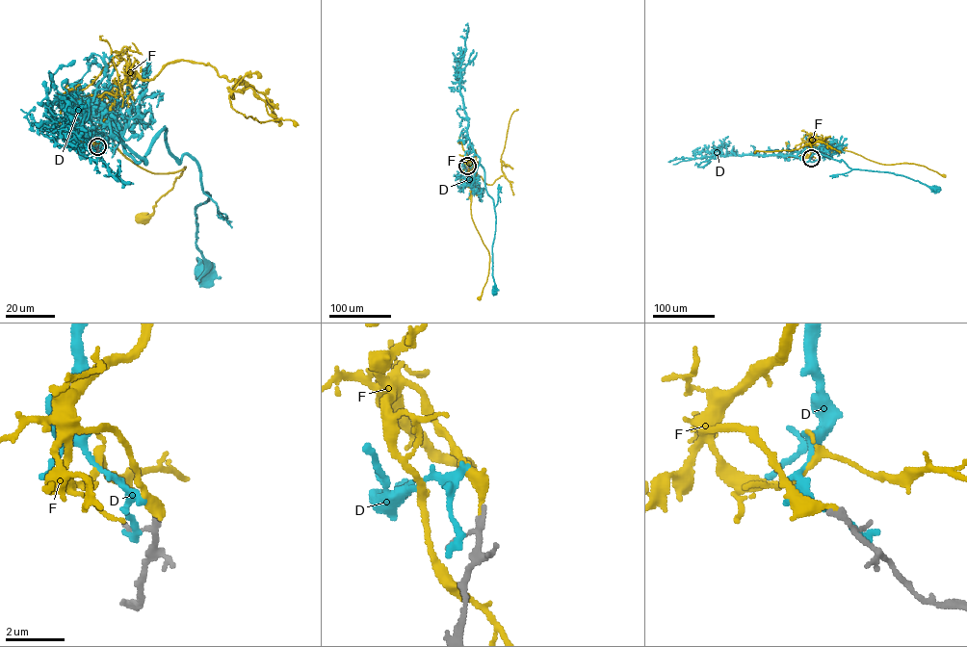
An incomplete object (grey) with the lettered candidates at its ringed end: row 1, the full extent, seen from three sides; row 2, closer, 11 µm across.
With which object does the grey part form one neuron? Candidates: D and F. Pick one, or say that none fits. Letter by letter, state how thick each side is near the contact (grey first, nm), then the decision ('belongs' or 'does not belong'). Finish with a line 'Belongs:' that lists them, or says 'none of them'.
D: calibres 130 and 280 nm; does not belong
F: calibres 170 and 260 nm; belongs
Belongs: F

